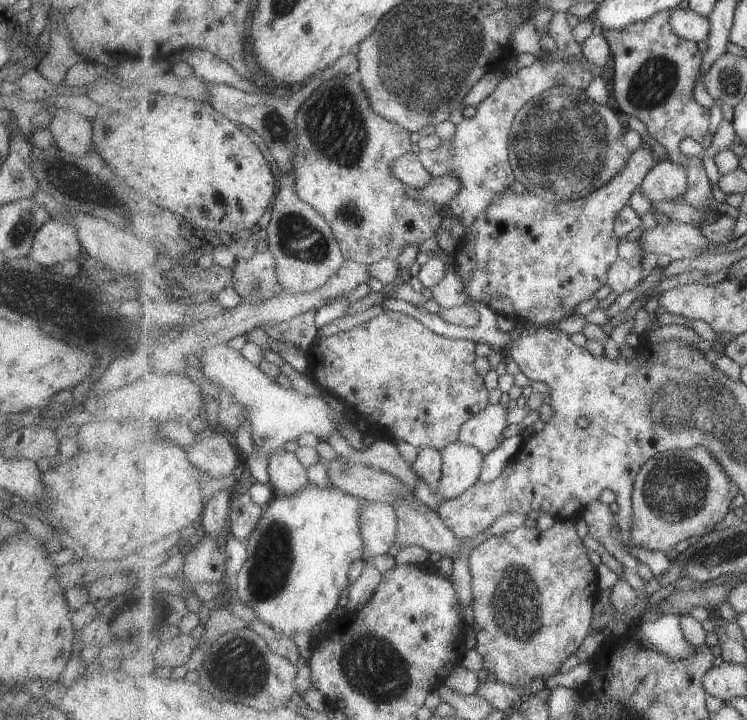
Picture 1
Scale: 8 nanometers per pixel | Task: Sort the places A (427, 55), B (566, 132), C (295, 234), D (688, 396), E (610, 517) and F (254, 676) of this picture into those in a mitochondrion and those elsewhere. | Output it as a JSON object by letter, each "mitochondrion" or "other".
{"A":"mitochondrion","B":"mitochondrion","C":"mitochondrion","D":"mitochondrion","E":"other","F":"mitochondrion"}

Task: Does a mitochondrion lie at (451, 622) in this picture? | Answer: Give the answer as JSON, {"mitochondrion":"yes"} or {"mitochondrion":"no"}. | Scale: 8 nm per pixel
{"mitochondrion":"no"}

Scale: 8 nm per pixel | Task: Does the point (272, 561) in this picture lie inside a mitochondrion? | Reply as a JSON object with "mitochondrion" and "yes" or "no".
{"mitochondrion":"yes"}

